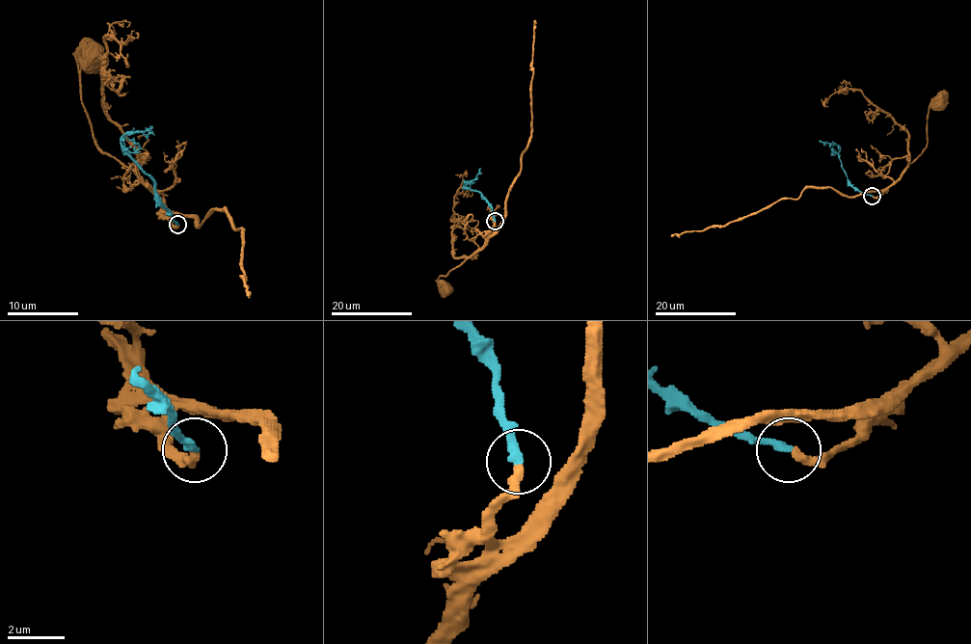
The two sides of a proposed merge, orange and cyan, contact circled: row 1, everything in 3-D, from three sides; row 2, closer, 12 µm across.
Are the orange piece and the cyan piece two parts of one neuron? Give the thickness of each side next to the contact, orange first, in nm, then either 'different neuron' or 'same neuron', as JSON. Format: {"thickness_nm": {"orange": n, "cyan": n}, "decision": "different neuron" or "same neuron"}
{"thickness_nm": {"orange": 320, "cyan": 280}, "decision": "same neuron"}

